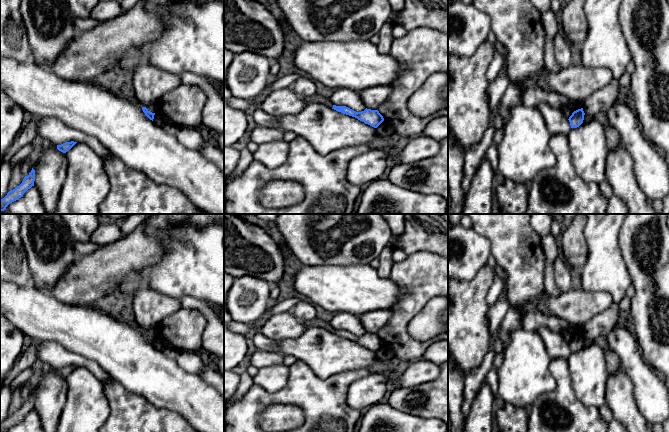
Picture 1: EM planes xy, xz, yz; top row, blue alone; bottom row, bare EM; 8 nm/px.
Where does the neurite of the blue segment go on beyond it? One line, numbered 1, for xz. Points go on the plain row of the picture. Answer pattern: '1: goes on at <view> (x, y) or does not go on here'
1: does not go on here

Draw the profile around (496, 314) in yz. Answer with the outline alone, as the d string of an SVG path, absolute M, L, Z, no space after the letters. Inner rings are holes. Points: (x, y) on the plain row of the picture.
M497 264L495 265L494 272L501 279L503 283L503 290L499 295L496 303L492 307L490 307L490 310L487 313L491 334L494 333L500 327L501 322L503 321L510 308L506 295L506 272Z

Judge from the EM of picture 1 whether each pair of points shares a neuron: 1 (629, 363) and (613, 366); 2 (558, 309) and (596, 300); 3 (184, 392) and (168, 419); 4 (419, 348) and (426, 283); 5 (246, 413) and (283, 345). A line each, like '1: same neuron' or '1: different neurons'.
1: different neurons
2: same neuron
3: different neurons
4: same neuron
5: different neurons

